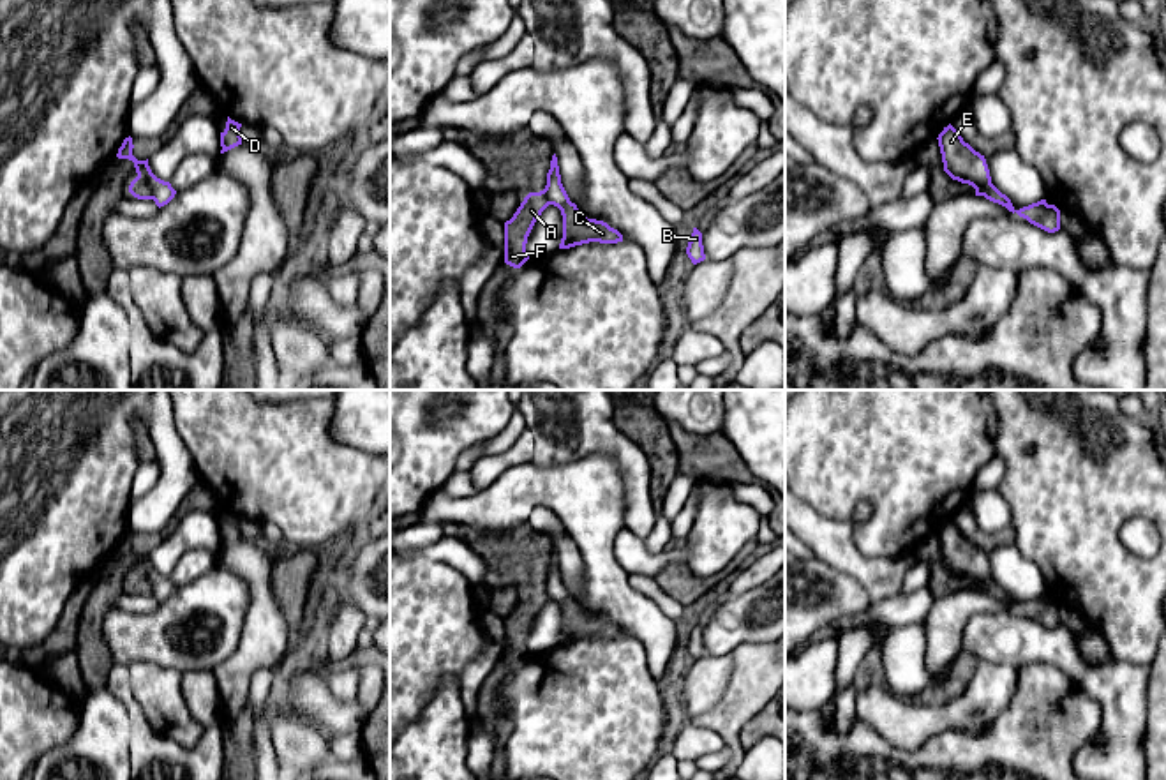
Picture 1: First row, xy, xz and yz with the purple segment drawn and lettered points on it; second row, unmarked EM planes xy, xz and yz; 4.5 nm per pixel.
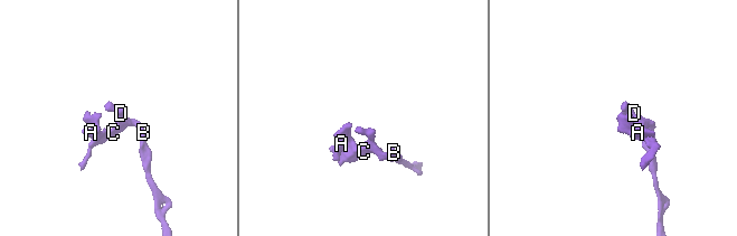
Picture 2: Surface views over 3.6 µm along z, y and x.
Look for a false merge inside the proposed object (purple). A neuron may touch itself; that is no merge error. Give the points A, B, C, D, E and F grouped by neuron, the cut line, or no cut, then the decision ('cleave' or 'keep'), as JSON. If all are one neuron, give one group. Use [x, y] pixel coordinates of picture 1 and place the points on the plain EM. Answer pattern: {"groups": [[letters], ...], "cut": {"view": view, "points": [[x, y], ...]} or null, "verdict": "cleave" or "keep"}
{"groups": [["A", "F"], ["B", "C", "D", "E"]], "cut": {"view": "xy", "points": [[138, 570], [149, 579], [152, 593]]}, "verdict": "cleave"}

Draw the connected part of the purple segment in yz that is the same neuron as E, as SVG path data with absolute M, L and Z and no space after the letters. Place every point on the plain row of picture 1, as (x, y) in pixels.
M951 519L944 522L937 535L944 566L953 575L972 581L975 584L975 591L983 591L991 579L984 551L965 538Z

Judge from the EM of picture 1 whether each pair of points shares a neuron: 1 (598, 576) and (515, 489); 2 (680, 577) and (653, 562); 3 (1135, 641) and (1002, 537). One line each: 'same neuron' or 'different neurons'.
1: same neuron
2: different neurons
3: different neurons

